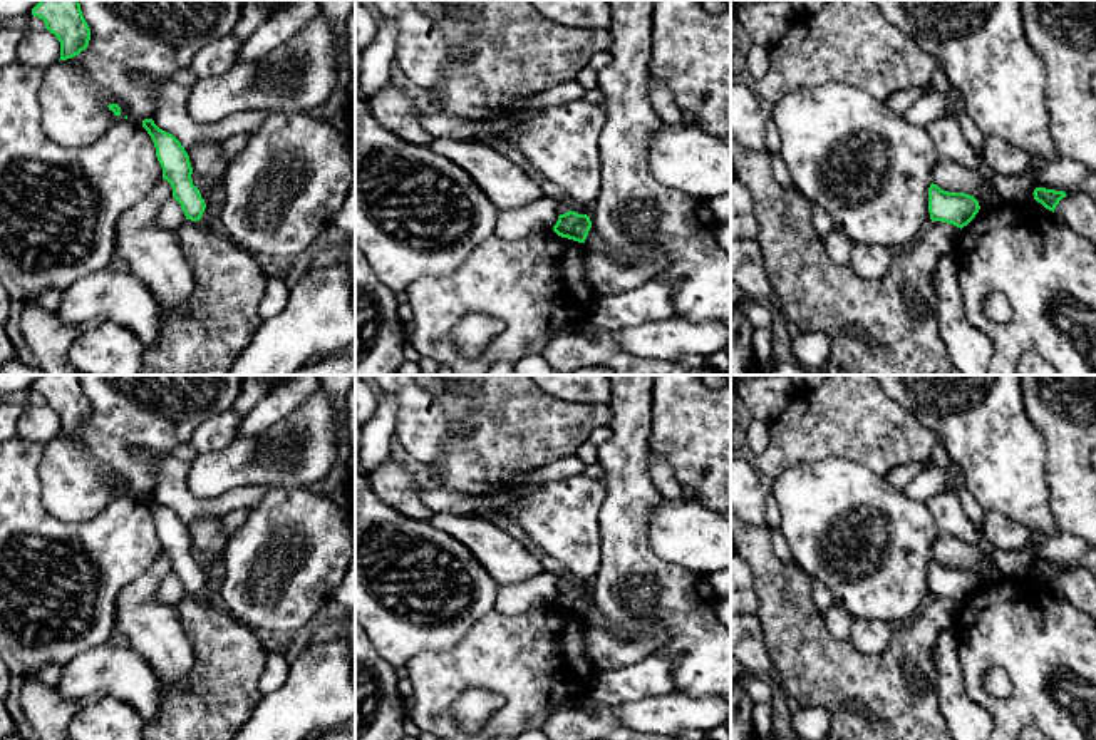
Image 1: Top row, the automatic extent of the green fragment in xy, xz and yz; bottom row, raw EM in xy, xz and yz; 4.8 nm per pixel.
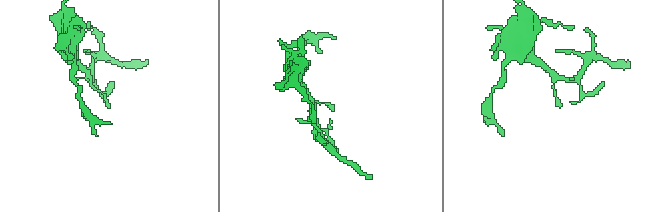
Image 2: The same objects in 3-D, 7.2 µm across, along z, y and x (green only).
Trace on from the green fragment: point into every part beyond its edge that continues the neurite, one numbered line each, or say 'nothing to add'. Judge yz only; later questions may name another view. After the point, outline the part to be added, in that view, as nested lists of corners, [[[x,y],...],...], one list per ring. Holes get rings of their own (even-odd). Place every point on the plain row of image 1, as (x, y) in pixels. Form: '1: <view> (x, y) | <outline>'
nothing to add

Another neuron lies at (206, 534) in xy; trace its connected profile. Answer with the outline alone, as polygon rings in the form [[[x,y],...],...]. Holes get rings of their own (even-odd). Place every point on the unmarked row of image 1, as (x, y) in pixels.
[[[199,516],[189,526],[189,537],[193,547],[199,549],[204,556],[209,558],[201,568],[206,584],[201,591],[201,598],[213,603],[218,598],[223,576],[218,576],[215,564],[225,559],[225,549],[228,544],[228,534],[221,527],[223,516]]]

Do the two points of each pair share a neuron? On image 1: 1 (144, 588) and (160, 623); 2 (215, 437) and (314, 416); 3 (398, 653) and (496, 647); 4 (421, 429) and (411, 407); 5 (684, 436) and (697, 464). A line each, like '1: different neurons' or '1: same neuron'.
1: same neuron
2: different neurons
3: different neurons
4: same neuron
5: same neuron

